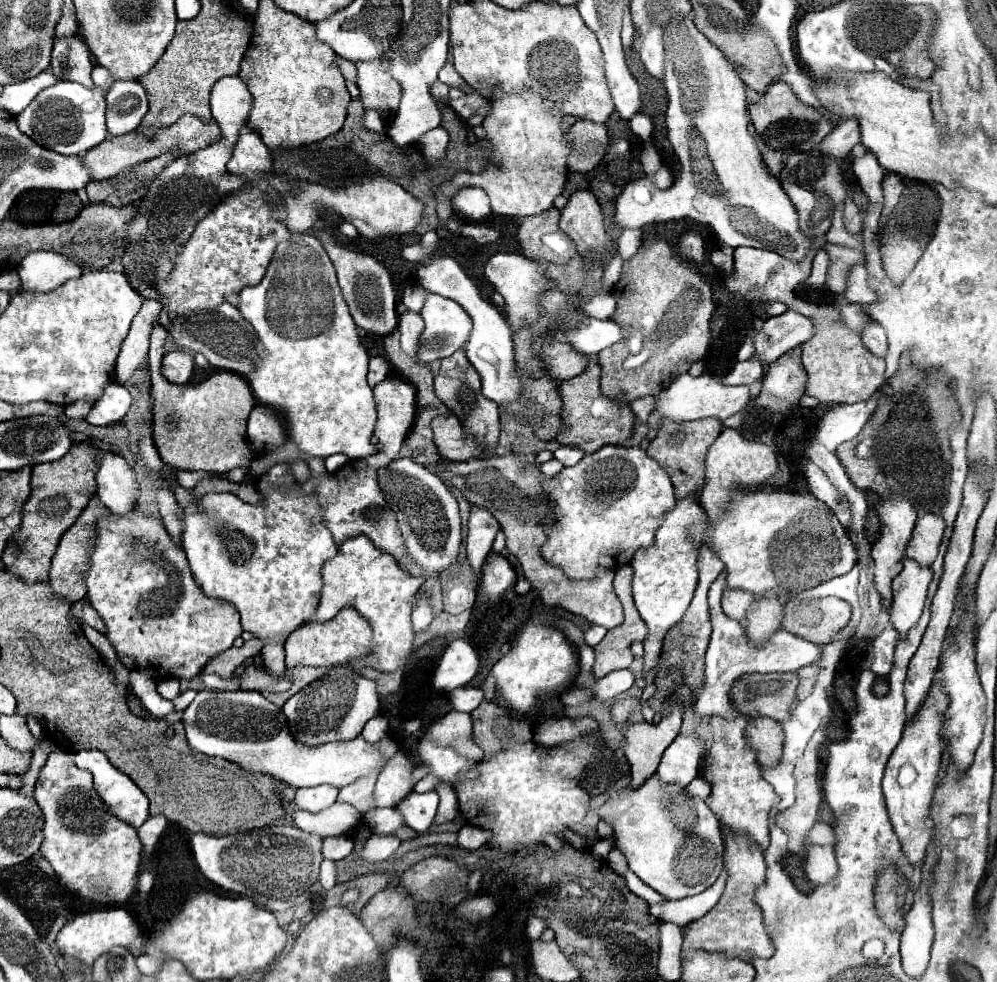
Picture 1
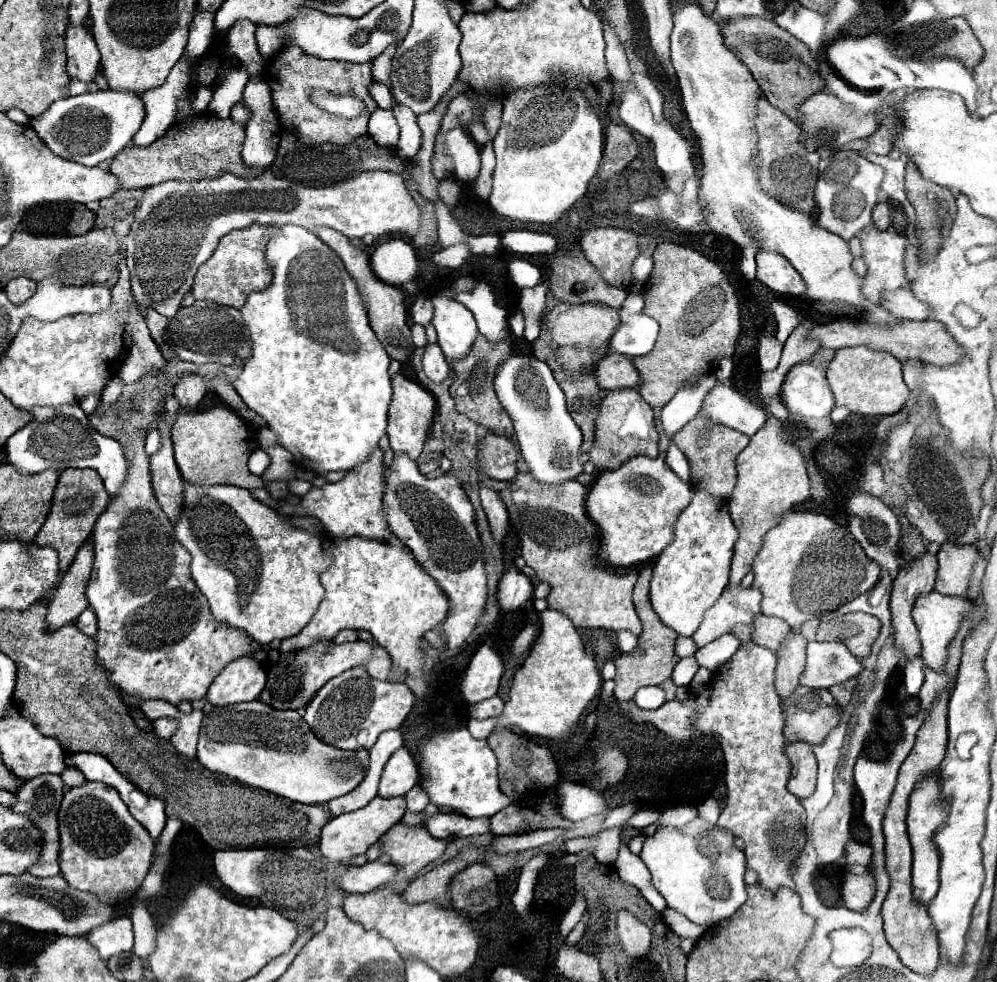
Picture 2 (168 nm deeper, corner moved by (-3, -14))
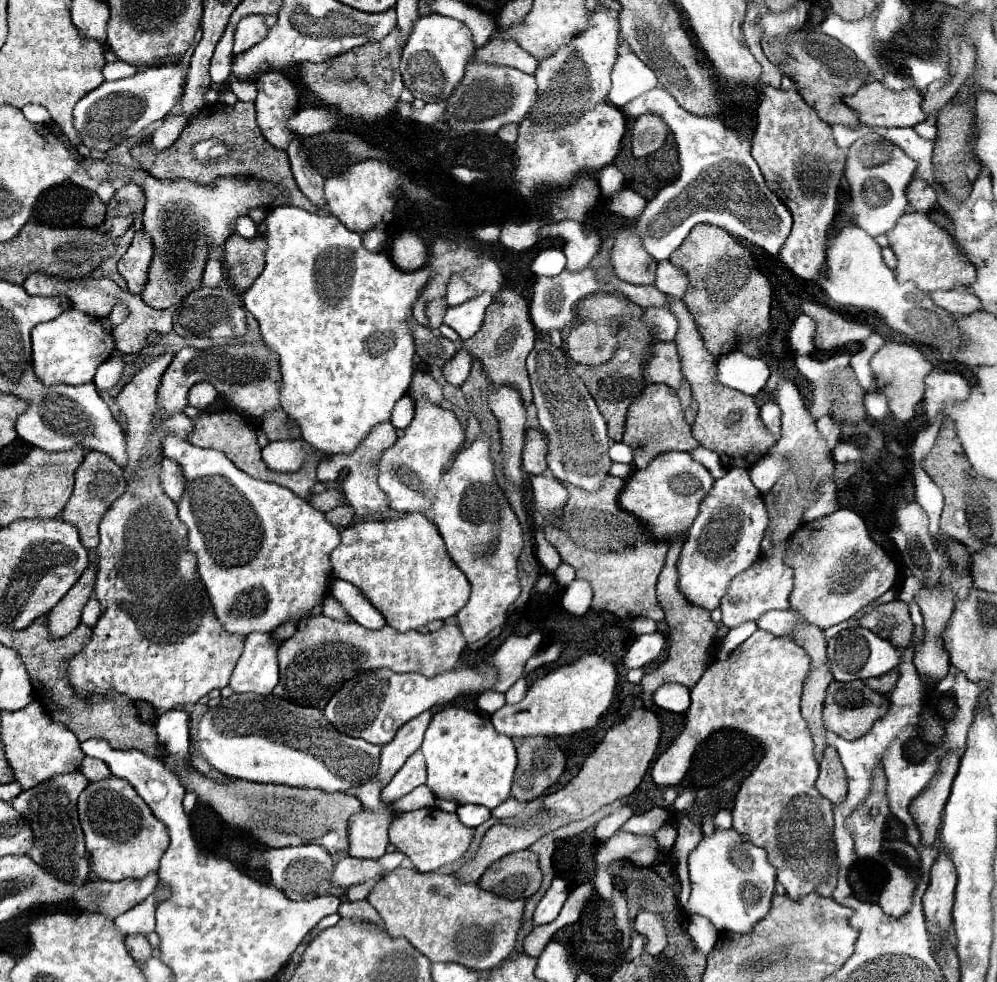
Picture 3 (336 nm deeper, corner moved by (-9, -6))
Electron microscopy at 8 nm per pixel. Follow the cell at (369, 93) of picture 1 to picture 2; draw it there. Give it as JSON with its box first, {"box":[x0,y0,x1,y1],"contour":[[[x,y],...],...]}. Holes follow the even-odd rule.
{"box":[373,44,395,84],"contour":[[[391,44],[381,56],[377,56],[377,60],[373,60],[373,76],[377,82],[389,84],[389,74],[391,74],[391,56],[395,54],[395,44]]]}

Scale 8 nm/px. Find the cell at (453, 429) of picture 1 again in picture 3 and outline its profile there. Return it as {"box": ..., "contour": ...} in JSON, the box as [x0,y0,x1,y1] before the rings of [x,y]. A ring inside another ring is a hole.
{"box":[521,430,547,474],"contour":[[[527,430],[521,454],[521,470],[527,474],[543,474],[547,470],[545,454],[547,438],[539,430]]]}

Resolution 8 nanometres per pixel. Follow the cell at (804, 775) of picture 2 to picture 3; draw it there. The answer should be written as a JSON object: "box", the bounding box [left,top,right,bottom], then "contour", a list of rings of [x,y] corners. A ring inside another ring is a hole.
{"box":[815,746,847,804],"contour":[[[827,746],[823,750],[823,760],[819,762],[819,778],[815,782],[815,788],[833,804],[841,802],[845,796],[847,782],[843,776],[843,766],[839,764],[839,756],[833,746]]]}

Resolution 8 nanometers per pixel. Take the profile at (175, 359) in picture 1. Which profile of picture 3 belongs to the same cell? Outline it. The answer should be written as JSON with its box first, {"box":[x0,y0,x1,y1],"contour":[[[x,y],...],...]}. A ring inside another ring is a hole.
{"box":[189,382,217,410],"contour":[[[199,382],[199,384],[191,386],[189,404],[199,410],[205,410],[215,400],[215,396],[217,396],[217,390],[209,382]]]}

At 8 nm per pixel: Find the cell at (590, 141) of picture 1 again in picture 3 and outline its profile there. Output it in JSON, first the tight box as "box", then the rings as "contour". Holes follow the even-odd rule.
{"box":[631,114,669,158],"contour":[[[643,114],[635,120],[631,132],[633,132],[631,152],[635,158],[641,158],[659,150],[659,146],[665,142],[669,134],[669,128],[657,116]]]}

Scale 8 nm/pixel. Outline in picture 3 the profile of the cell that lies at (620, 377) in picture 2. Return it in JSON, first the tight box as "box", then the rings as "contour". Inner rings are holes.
{"box":[643,342,683,388],"contour":[[[655,342],[651,344],[649,356],[643,362],[643,378],[647,382],[665,384],[679,388],[683,376],[679,370],[679,356],[673,342]]]}

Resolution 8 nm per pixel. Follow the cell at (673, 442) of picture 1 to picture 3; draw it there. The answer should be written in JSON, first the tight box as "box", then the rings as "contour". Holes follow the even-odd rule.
{"box":[667,296,775,468],"contour":[[[667,296],[667,308],[675,314],[677,322],[679,322],[679,330],[675,336],[675,344],[677,344],[677,352],[681,358],[681,372],[683,378],[691,384],[691,392],[693,398],[699,404],[697,410],[697,418],[691,426],[691,434],[693,438],[719,454],[723,468],[749,468],[753,464],[759,462],[759,458],[765,456],[765,452],[771,448],[771,444],[775,442],[775,436],[771,432],[767,432],[765,424],[759,420],[759,406],[753,402],[753,396],[747,396],[739,390],[731,390],[727,386],[717,386],[713,382],[713,374],[715,374],[715,358],[703,348],[703,340],[695,328],[695,322],[691,318],[691,314],[687,312],[685,304],[679,298],[671,298]]]}

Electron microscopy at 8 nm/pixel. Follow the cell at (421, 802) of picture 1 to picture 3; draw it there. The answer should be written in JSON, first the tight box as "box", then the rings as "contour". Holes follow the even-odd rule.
{"box":[455,804,491,828],"contour":[[[463,804],[463,806],[457,808],[455,814],[459,816],[459,822],[465,824],[465,826],[469,826],[469,828],[477,828],[477,826],[483,824],[487,818],[491,818],[487,808],[479,808],[479,806],[475,806],[475,804]]]}

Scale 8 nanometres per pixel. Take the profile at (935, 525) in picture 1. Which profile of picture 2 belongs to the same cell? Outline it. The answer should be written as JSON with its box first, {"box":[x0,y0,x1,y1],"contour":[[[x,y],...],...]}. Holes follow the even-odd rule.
{"box":[935,544,981,596],"contour":[[[943,544],[939,550],[939,570],[935,590],[949,596],[967,596],[969,582],[975,564],[981,560],[981,554],[975,546],[957,546]]]}

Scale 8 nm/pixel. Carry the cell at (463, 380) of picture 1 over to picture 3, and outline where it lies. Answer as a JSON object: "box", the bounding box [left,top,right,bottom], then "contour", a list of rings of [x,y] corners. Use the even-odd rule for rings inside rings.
{"box":[461,290,537,428],"contour":[[[503,290],[503,304],[491,304],[487,308],[485,320],[481,330],[471,338],[465,340],[461,346],[471,352],[473,358],[477,358],[483,364],[485,376],[489,376],[489,384],[493,386],[511,386],[521,394],[521,400],[527,408],[527,428],[537,428],[535,420],[535,408],[531,404],[531,388],[527,382],[527,370],[525,370],[525,356],[533,350],[535,344],[535,330],[529,318],[529,308],[523,296],[519,296],[513,290]]]}

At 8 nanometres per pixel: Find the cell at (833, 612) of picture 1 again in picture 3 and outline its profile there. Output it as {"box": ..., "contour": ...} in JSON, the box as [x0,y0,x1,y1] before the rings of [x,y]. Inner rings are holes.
{"box":[859,600,913,648],"contour":[[[899,600],[877,606],[873,612],[865,614],[859,620],[859,626],[863,626],[863,628],[875,632],[877,636],[889,640],[895,648],[911,646],[913,624],[909,618],[907,604],[903,604]]]}

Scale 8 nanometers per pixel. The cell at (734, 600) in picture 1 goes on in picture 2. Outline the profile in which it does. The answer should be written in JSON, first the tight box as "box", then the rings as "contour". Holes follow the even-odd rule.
{"box":[753,616,791,652],"contour":[[[757,616],[755,624],[753,624],[753,642],[759,646],[765,646],[773,652],[779,650],[779,646],[783,644],[783,640],[791,634],[791,626],[785,624],[785,620],[781,618],[773,618],[773,616]]]}

